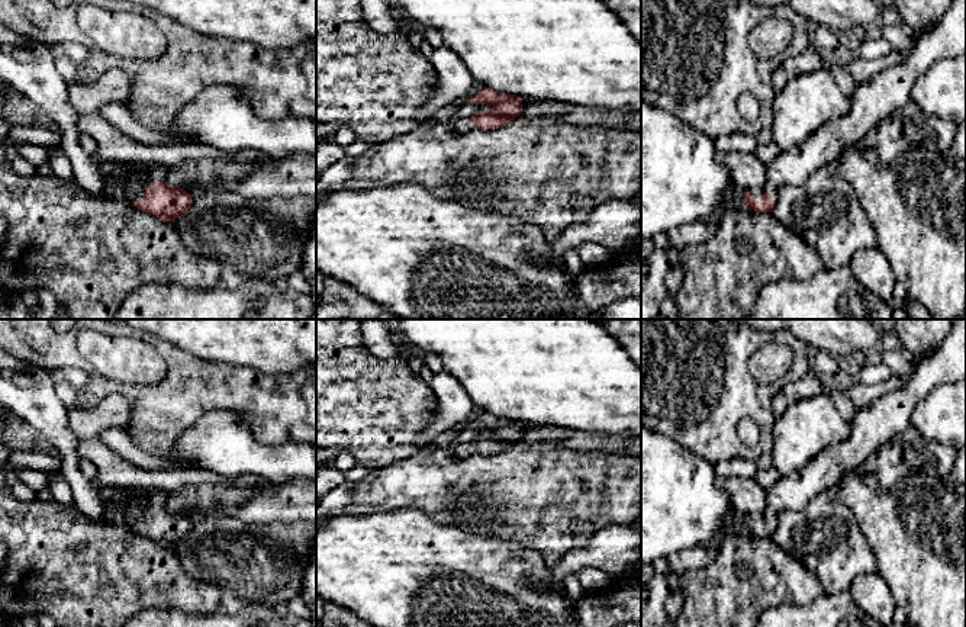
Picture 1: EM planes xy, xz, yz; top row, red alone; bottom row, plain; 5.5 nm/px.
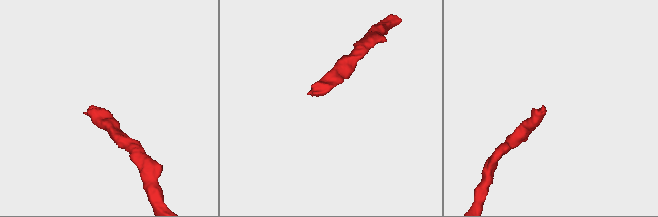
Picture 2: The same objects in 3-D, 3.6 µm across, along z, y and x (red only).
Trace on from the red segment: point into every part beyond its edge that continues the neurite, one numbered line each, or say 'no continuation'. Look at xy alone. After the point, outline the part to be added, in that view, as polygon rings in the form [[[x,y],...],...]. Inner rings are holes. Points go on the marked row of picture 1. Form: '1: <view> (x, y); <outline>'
1: xy (135, 187); [[[132,164],[133,176],[129,180],[125,180],[122,187],[128,196],[129,202],[141,200],[145,196],[145,190],[152,181],[164,181],[168,183],[170,168],[160,164]]]

